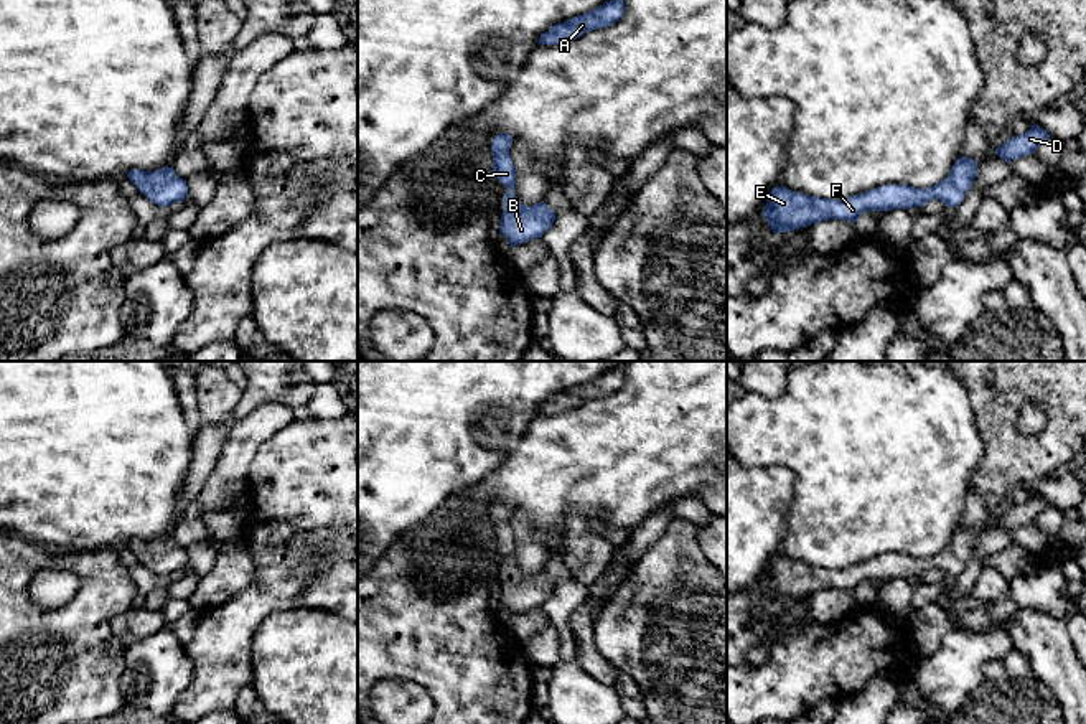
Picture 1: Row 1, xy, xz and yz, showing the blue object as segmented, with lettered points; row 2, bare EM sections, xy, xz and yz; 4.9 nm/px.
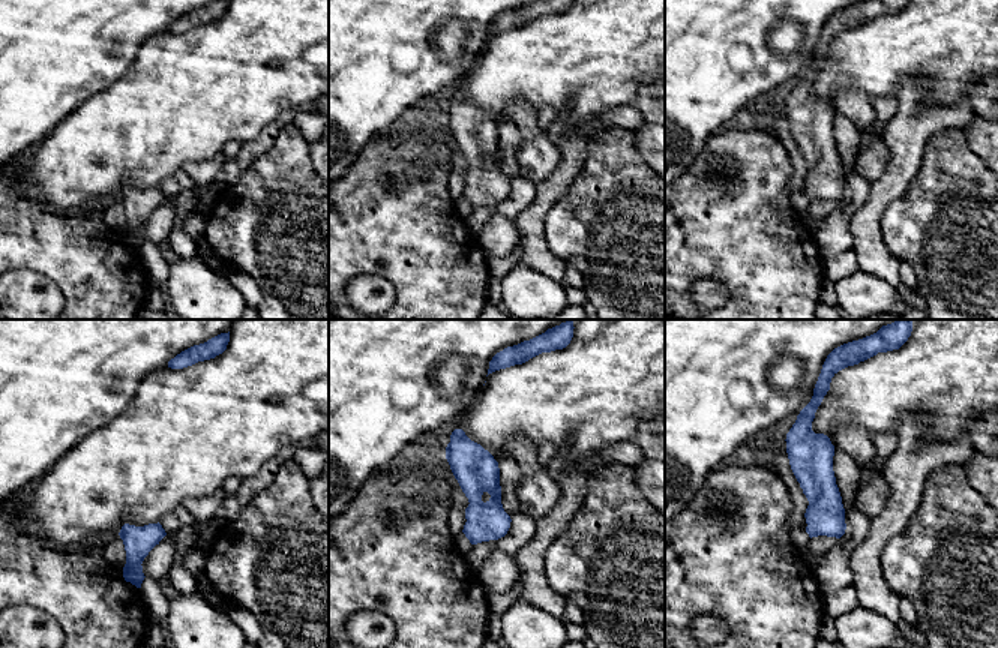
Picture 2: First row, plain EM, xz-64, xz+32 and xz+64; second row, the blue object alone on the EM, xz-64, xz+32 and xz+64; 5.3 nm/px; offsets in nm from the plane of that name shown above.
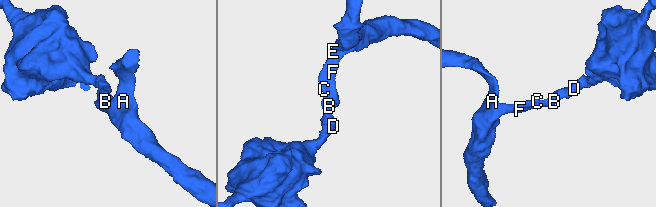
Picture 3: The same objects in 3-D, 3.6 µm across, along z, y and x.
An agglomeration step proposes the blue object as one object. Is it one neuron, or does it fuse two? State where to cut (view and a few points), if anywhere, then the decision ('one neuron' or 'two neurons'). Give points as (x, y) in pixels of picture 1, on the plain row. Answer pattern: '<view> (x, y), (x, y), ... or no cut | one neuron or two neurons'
no cut | one neuron

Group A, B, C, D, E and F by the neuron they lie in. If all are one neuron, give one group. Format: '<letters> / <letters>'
A B C D E F

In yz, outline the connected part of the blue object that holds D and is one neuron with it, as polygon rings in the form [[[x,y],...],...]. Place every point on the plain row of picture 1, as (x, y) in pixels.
[[[1033,493],[1025,503],[1013,505],[1009,511],[995,518],[995,523],[1010,533],[1015,528],[1035,523],[1037,516],[1046,510],[1050,503],[1040,495]]]

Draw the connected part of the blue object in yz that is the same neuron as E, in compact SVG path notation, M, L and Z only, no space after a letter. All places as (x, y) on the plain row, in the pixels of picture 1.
M959 526L944 549L923 559L908 554L883 554L845 569L827 569L776 556L771 559L761 584L771 599L779 604L781 600L791 602L829 589L857 592L864 581L921 577L931 569L957 577L972 556L976 544L977 531Z

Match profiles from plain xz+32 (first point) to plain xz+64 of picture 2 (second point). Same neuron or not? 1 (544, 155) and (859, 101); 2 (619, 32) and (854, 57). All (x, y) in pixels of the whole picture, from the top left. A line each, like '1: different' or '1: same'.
1: same
2: same

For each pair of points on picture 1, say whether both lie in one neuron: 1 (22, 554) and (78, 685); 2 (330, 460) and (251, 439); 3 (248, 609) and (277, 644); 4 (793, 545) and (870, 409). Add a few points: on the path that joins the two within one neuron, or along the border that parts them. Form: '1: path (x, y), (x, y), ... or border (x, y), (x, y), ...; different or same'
1: path (17, 587), (17, 624), (45, 652); same
2: border (292, 419), (259, 447), (246, 479); different
3: border (297, 607), (274, 611), (261, 624), (251, 660); different
4: path (826, 512), (870, 467), (870, 442); same

